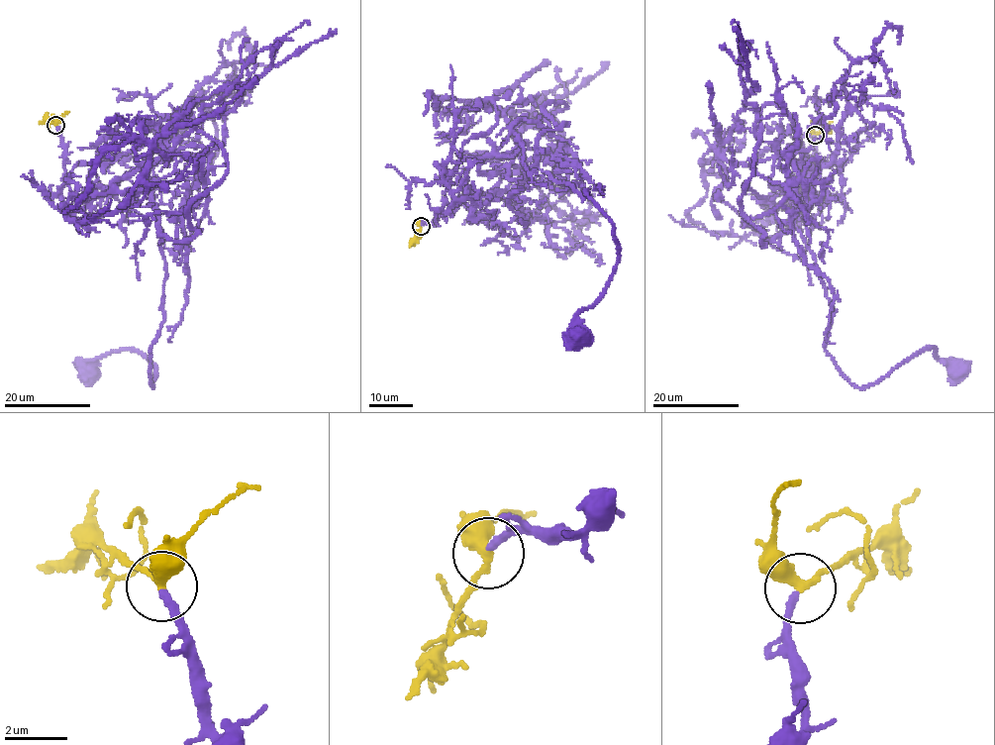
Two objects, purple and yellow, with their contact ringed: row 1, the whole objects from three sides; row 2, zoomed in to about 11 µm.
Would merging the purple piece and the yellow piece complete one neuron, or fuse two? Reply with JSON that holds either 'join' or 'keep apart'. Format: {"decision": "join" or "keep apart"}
{"decision": "join"}

